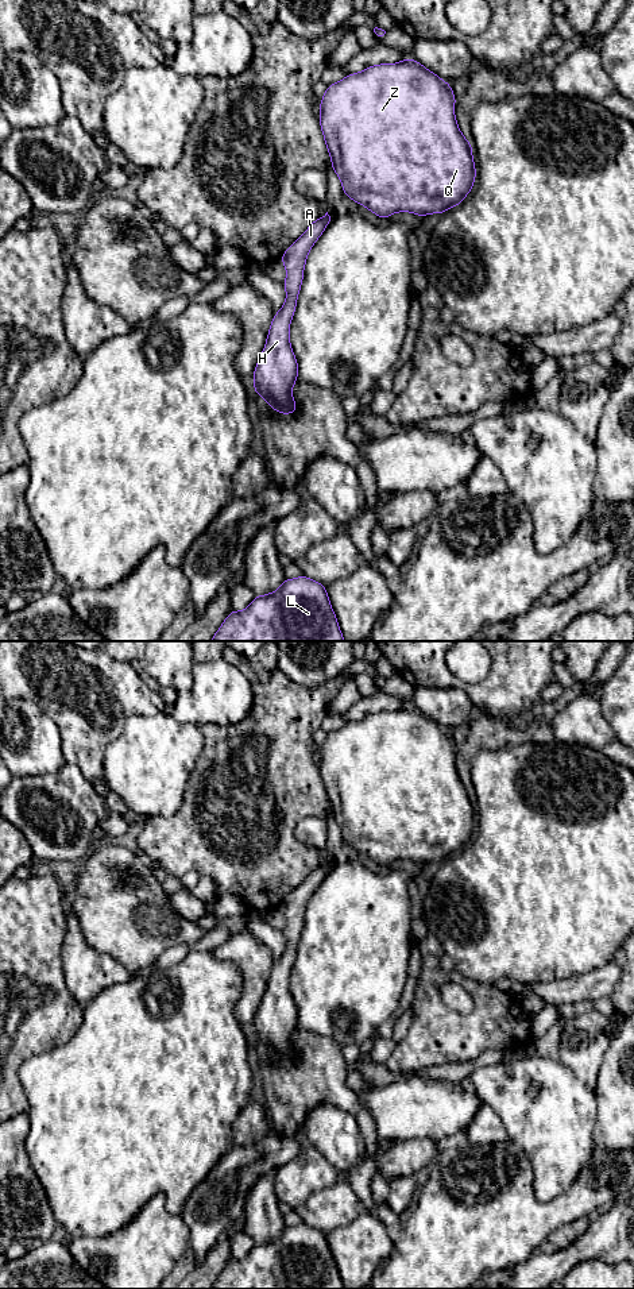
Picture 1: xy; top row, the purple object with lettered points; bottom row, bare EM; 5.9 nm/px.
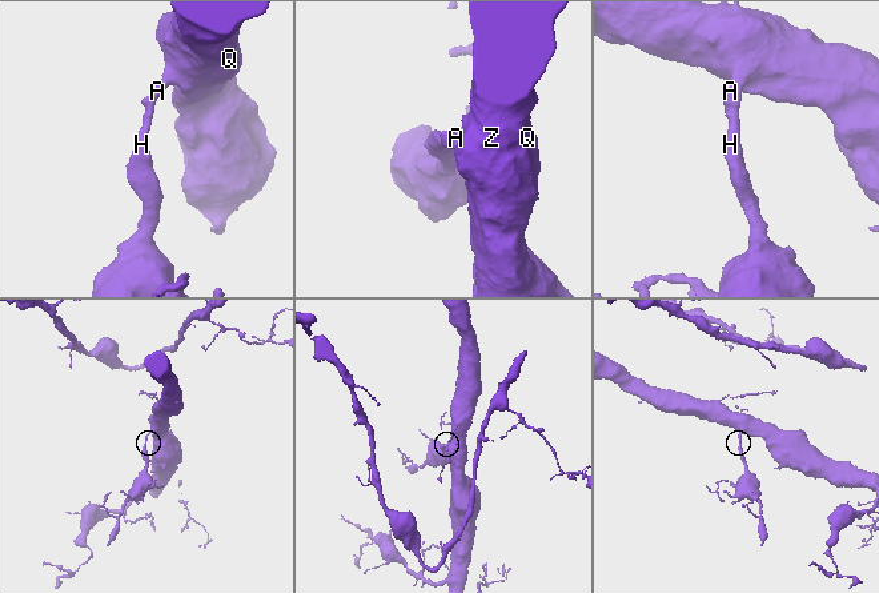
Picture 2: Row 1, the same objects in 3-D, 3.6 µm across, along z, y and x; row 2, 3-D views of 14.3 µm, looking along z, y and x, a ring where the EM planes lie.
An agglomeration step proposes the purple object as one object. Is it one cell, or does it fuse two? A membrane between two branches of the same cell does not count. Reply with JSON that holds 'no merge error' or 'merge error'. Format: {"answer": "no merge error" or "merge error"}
{"answer": "no merge error"}

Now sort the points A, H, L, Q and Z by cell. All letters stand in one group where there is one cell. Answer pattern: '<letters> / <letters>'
A H L Q Z

